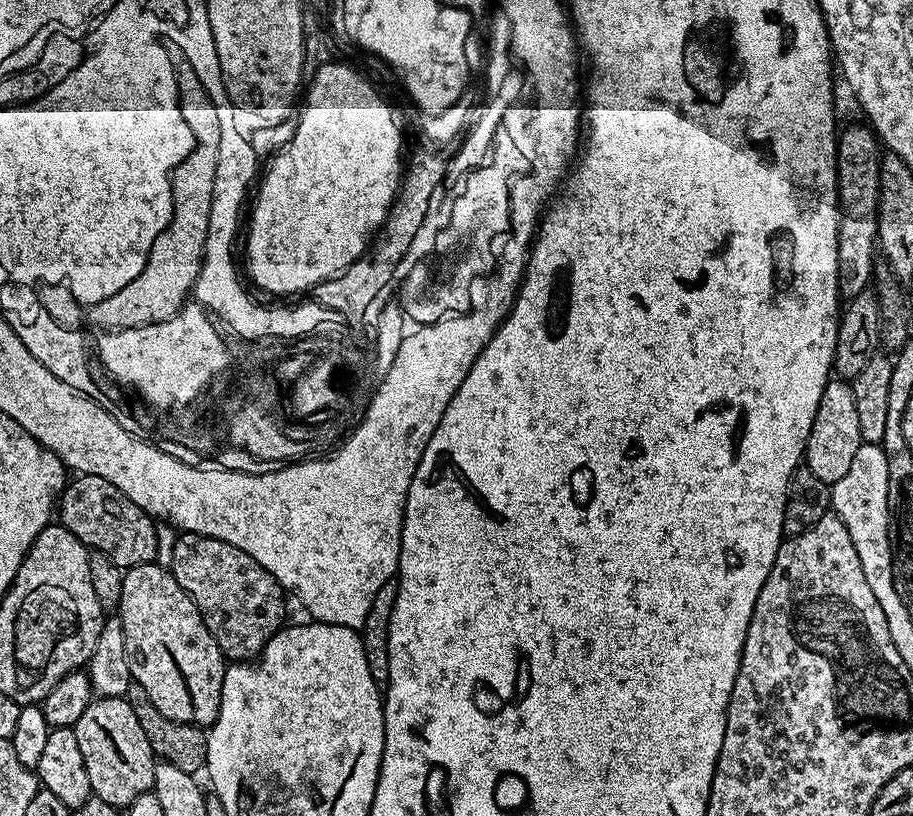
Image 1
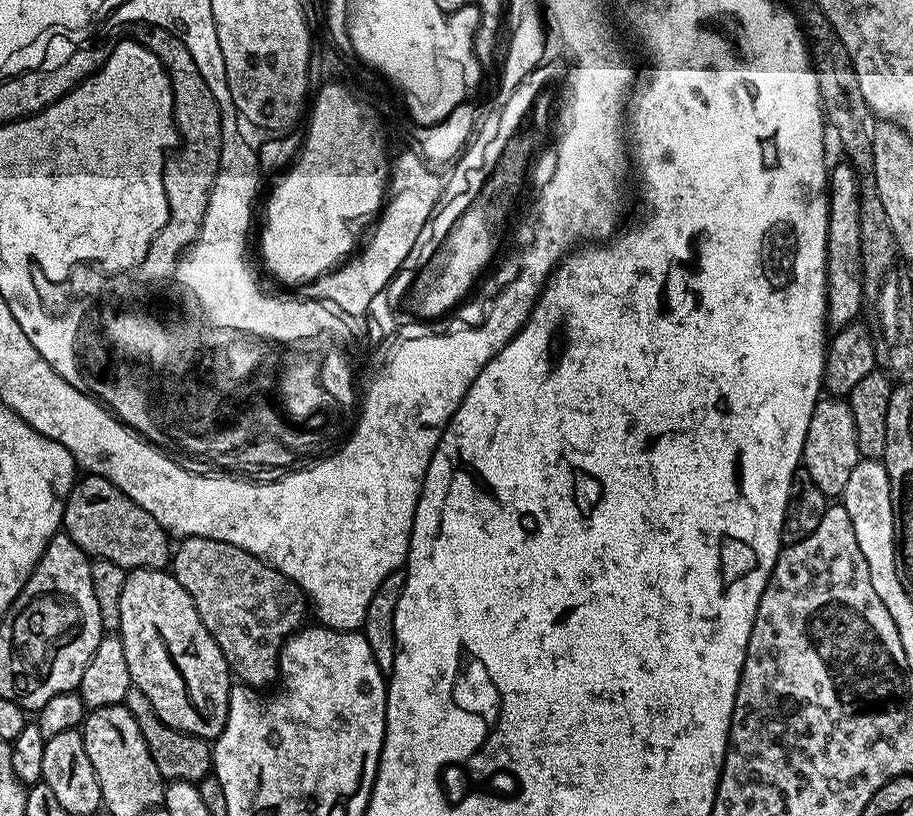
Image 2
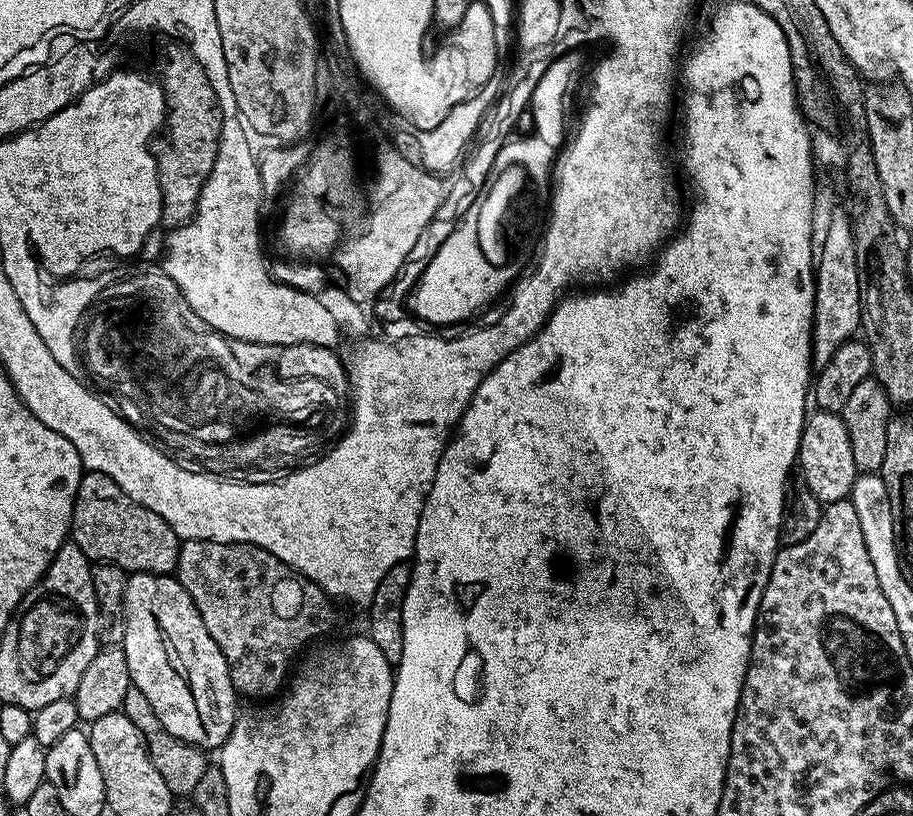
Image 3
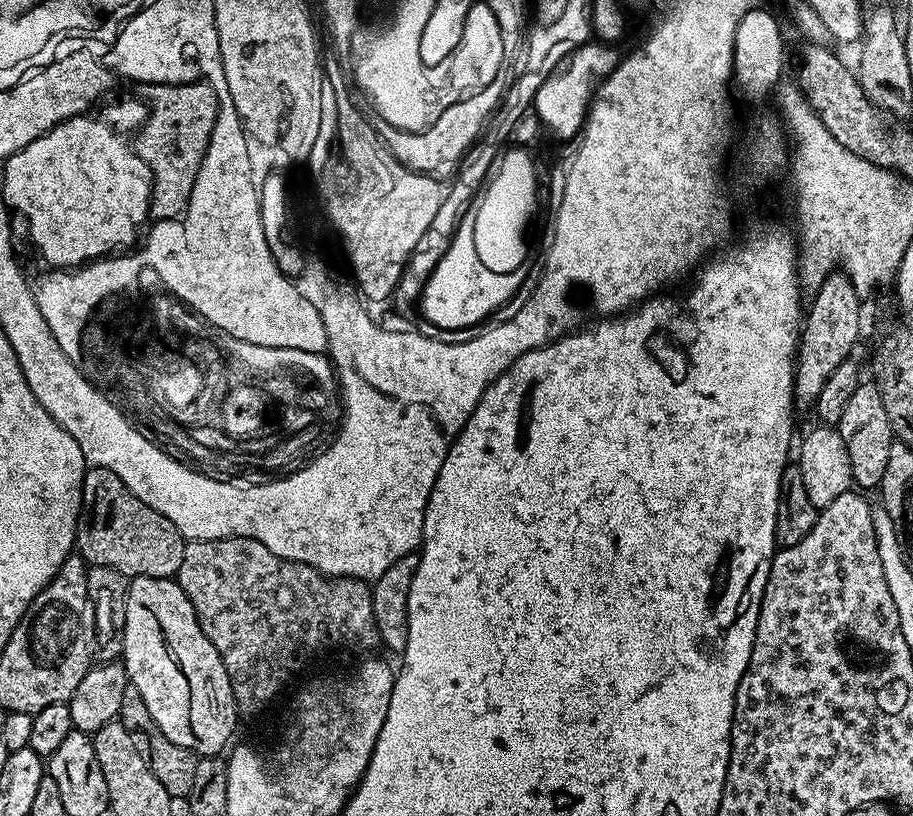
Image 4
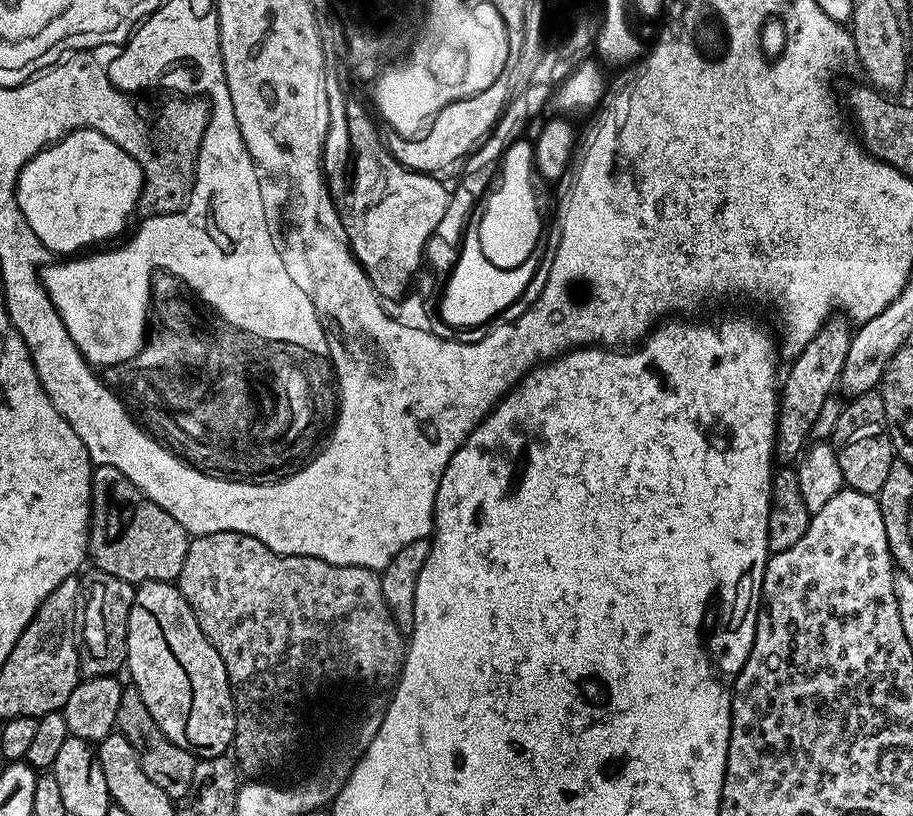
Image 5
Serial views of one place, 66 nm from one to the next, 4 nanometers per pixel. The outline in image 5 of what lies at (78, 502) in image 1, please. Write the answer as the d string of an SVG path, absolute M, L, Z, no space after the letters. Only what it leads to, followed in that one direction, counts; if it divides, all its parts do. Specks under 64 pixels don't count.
M97 464L92 470L92 522L88 529L88 555L91 563L96 563L95 567L99 571L106 574L114 574L114 578L122 578L126 582L130 582L133 586L139 586L150 582L151 580L166 580L176 582L180 579L180 571L182 570L182 562L186 562L186 550L190 533L182 526L182 522L178 522L178 518L174 518L170 514L166 514L166 510L162 510L162 506L158 506L154 502L150 502L150 498L143 496L136 489L134 482L130 482L130 478L126 478L126 474L122 474L122 470L114 470L114 466L109 464Z

